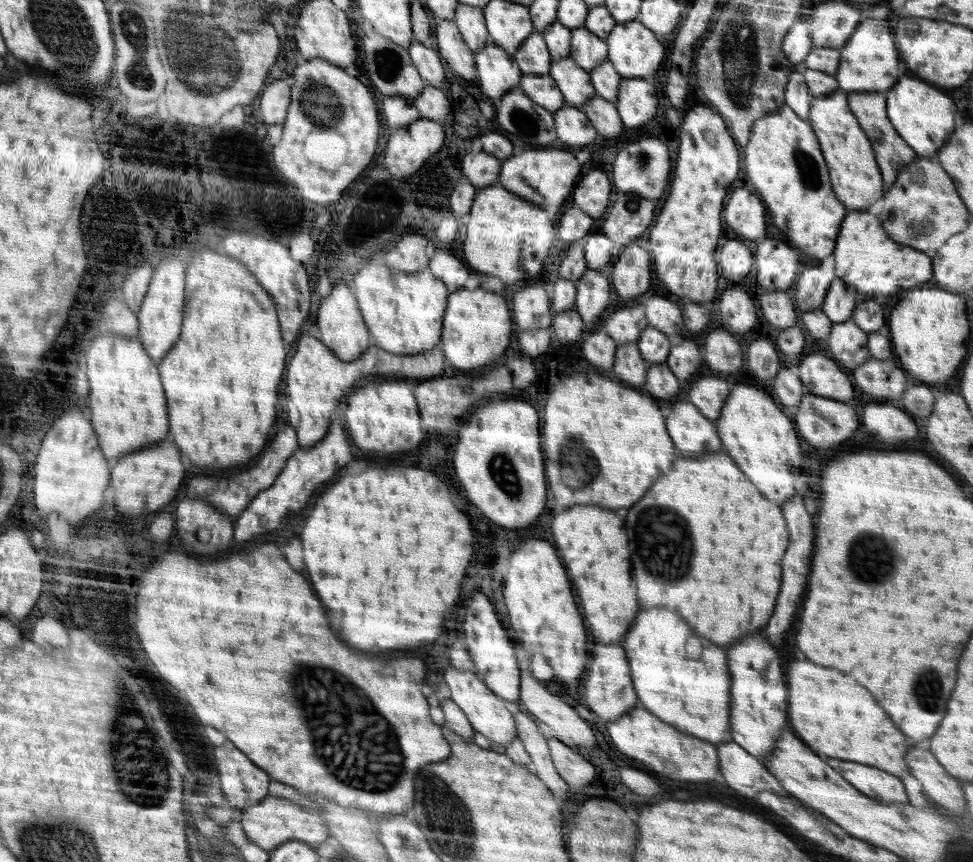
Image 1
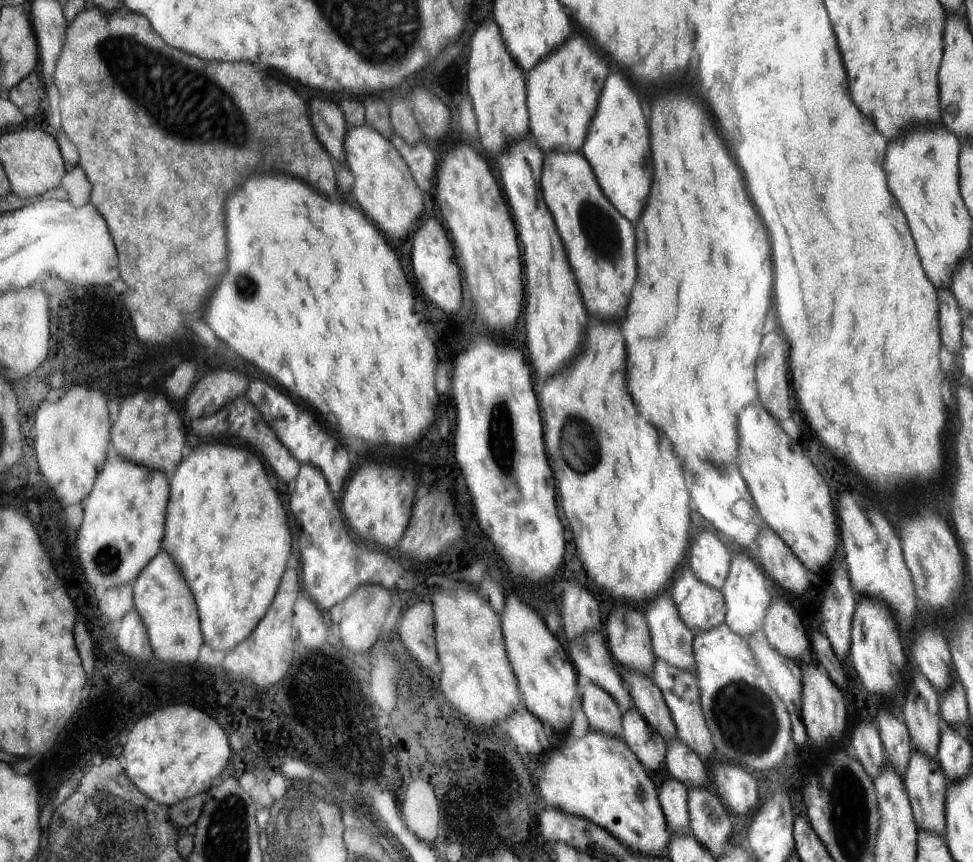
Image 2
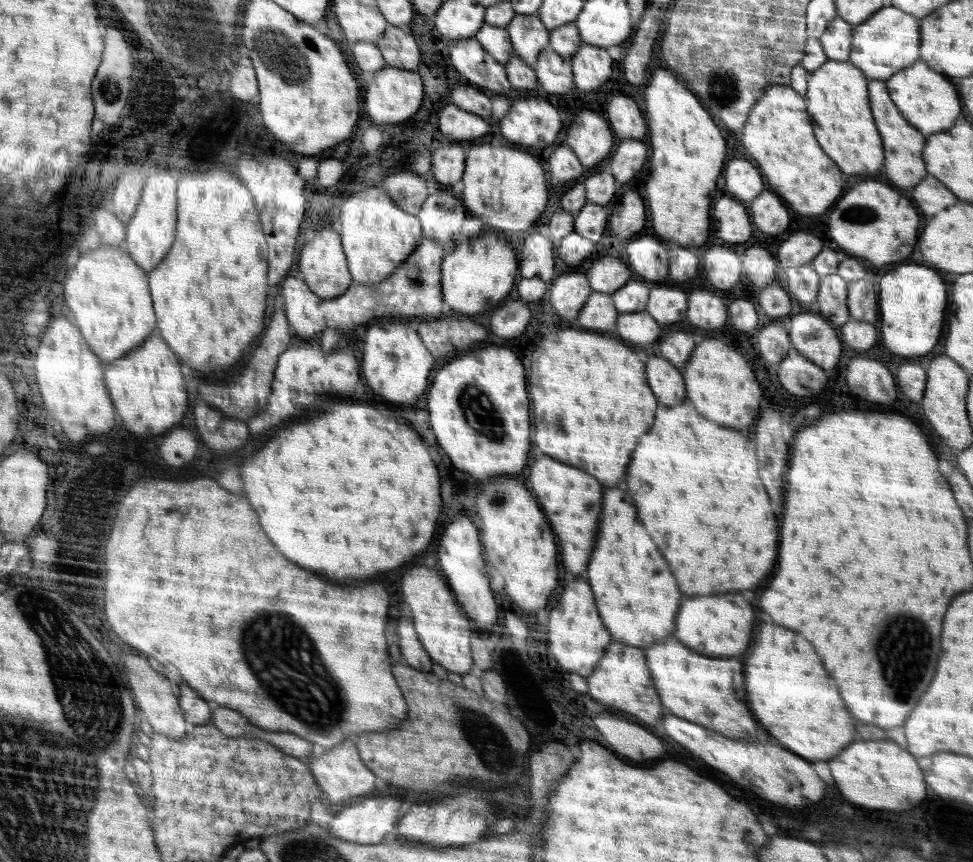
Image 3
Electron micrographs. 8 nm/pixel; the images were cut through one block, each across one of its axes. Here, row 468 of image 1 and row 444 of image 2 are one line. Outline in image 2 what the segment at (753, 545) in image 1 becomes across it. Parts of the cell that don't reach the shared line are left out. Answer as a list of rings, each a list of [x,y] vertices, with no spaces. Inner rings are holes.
[[[666,92],[660,96],[652,108],[652,120],[650,120],[650,144],[652,144],[652,156],[654,156],[654,180],[652,190],[648,198],[648,206],[644,208],[642,218],[636,224],[636,258],[638,258],[638,280],[634,284],[630,306],[626,312],[624,322],[620,324],[620,330],[624,334],[626,352],[628,352],[628,386],[632,392],[632,398],[636,400],[640,414],[646,416],[650,424],[654,424],[672,444],[672,450],[682,460],[684,468],[694,472],[702,462],[712,462],[716,466],[736,466],[740,460],[738,450],[738,414],[756,402],[756,378],[754,378],[754,366],[758,358],[758,348],[762,340],[762,328],[764,320],[770,308],[772,300],[772,258],[770,258],[770,242],[766,236],[766,230],[762,226],[762,220],[758,218],[746,190],[742,176],[732,162],[728,148],[724,140],[720,138],[718,130],[714,128],[714,122],[704,106],[696,102],[692,96],[686,96],[686,92]]]

